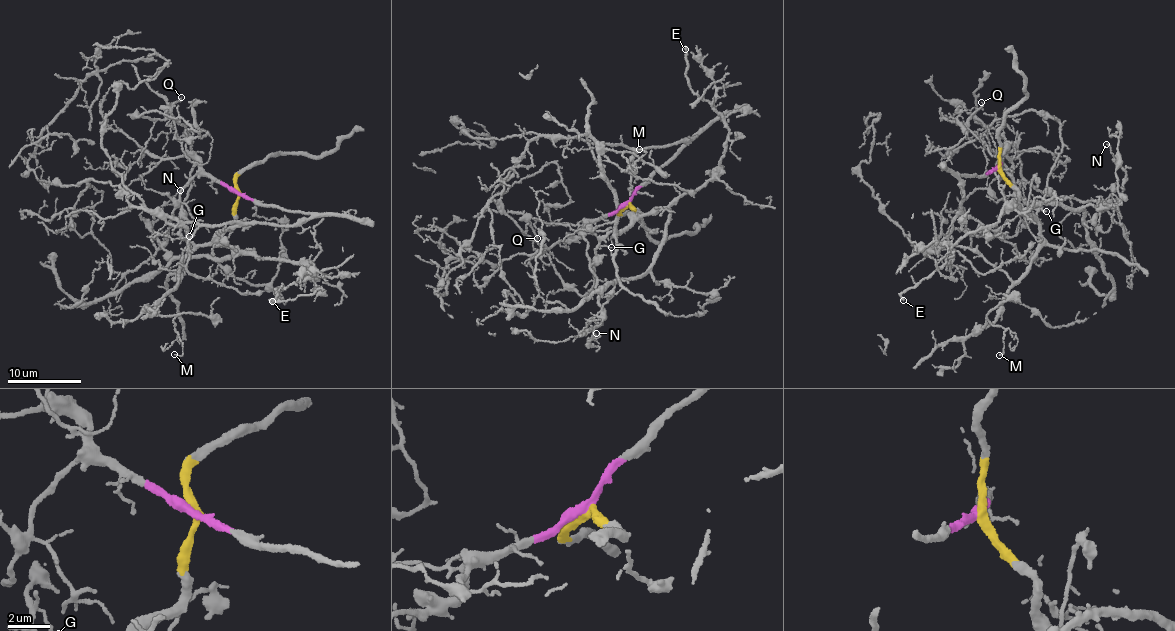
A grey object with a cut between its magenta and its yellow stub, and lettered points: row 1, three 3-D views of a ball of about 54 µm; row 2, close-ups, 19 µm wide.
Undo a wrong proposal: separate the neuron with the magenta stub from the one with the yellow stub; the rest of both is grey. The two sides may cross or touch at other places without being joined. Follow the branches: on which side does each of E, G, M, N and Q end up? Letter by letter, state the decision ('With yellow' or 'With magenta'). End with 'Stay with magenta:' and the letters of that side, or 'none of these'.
E: With yellow
G: With yellow
M: With yellow
N: With magenta
Q: With magenta
Stay with magenta: N, Q

